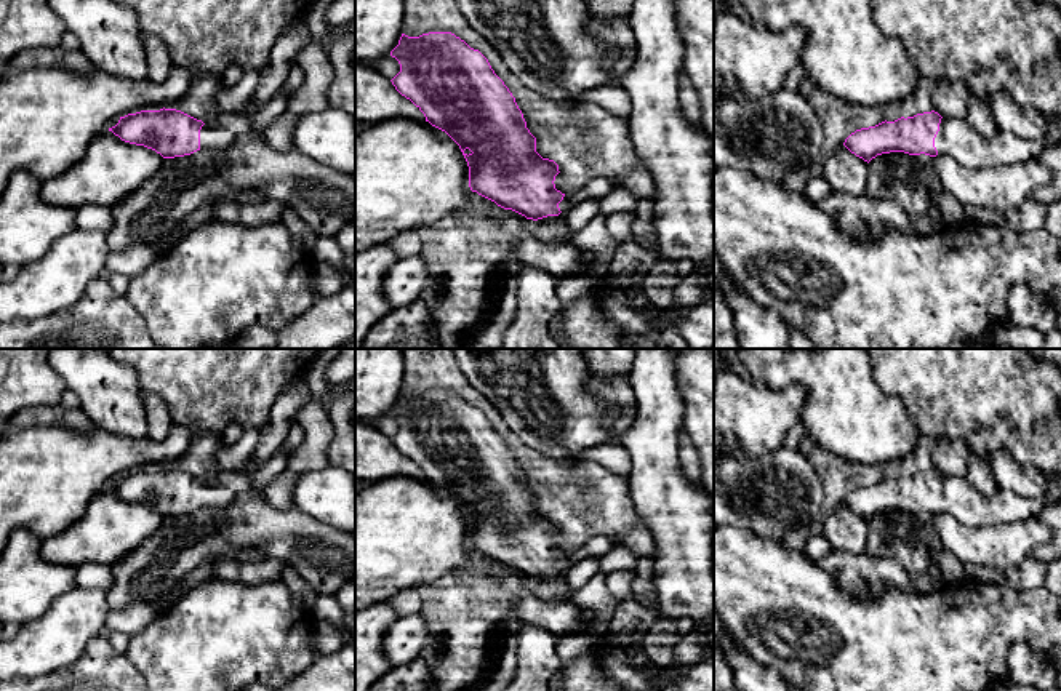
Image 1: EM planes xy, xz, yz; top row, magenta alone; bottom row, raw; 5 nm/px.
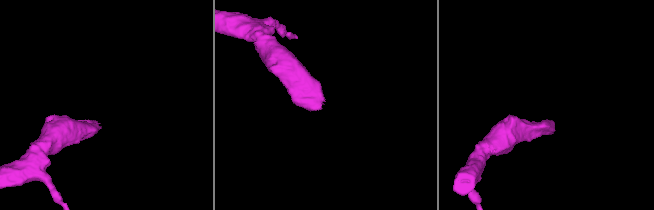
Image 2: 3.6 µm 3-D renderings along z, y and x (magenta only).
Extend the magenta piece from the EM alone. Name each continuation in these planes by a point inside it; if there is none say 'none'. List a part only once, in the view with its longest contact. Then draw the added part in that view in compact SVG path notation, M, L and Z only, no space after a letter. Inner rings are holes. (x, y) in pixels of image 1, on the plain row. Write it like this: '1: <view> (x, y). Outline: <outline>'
1: xz (551, 587). Outline: M594 536L571 553L565 553L559 561L560 573L538 577L538 587L533 595L543 601L562 603L571 601L575 589L560 577L578 561L584 558L602 558L616 542L607 536Z

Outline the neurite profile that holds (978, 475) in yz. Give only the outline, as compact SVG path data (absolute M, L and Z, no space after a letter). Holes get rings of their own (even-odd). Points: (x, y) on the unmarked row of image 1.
M975 454L968 456L967 473L963 477L975 489L984 496L992 496L999 489L999 485L995 483L986 462Z

